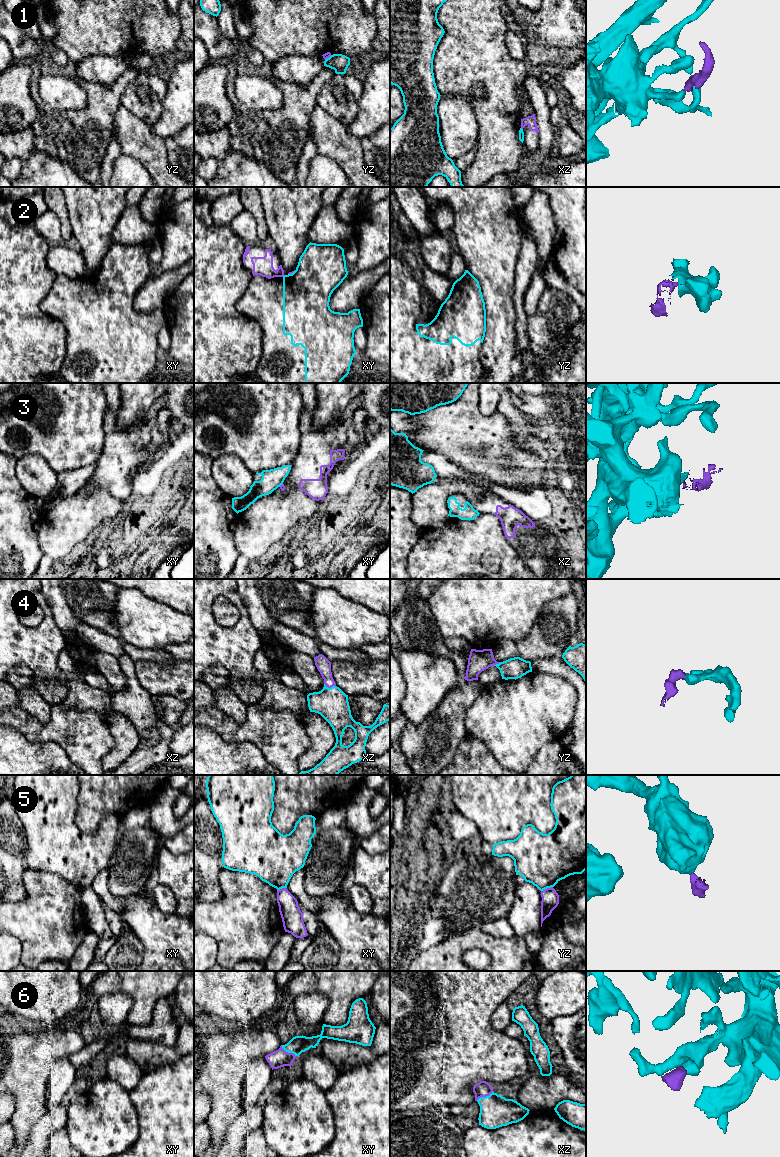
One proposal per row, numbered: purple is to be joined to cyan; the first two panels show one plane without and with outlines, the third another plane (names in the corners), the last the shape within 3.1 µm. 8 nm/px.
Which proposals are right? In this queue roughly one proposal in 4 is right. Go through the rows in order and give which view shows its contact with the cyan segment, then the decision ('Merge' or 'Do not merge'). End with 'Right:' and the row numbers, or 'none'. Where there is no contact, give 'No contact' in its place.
1: Touches cyan in yz. Do not merge
2: Touches cyan in xy. Do not merge
3: Touches cyan in xy. Do not merge
4: Touches cyan in xz. Merge
5: Touches cyan in yz. Do not merge
6: Touches cyan in xz. Merge
Right: 4, 6

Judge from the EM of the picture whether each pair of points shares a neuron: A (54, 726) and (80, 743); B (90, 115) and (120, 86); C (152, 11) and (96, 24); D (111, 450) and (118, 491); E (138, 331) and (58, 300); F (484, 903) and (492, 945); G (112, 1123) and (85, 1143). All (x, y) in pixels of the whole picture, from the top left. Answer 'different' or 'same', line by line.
A: same
B: same
C: same
D: same
E: same
F: different
G: same

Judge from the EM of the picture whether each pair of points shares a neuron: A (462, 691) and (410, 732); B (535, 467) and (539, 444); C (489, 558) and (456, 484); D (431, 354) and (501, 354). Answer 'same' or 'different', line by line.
A: same
B: different
C: different
D: different

